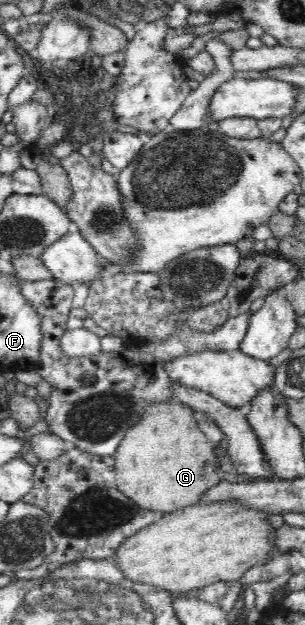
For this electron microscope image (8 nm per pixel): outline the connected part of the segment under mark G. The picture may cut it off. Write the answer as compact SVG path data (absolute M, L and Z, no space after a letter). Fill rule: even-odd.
M182 401L159 402L145 406L140 420L126 432L126 438L118 446L115 464L117 487L138 507L149 511L171 513L181 508L196 505L199 498L222 480L219 459L214 453L214 445L200 431L193 410Z

